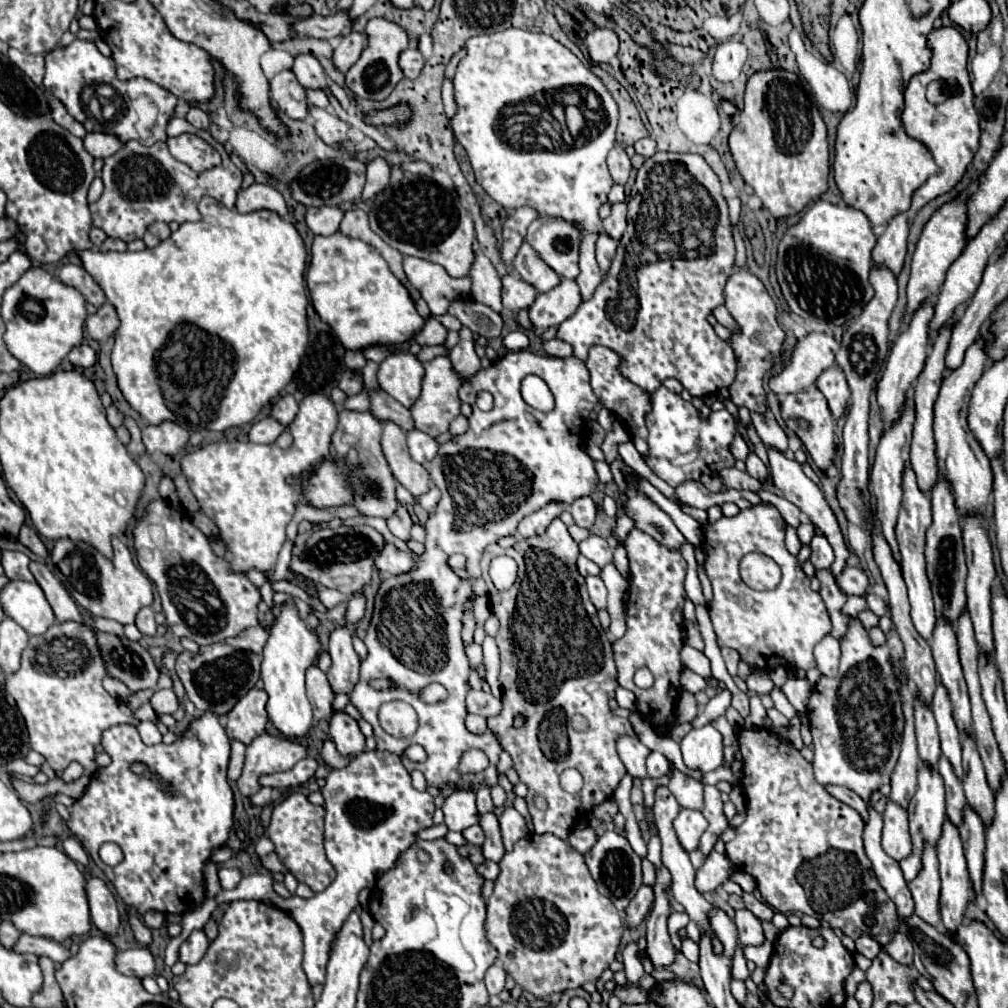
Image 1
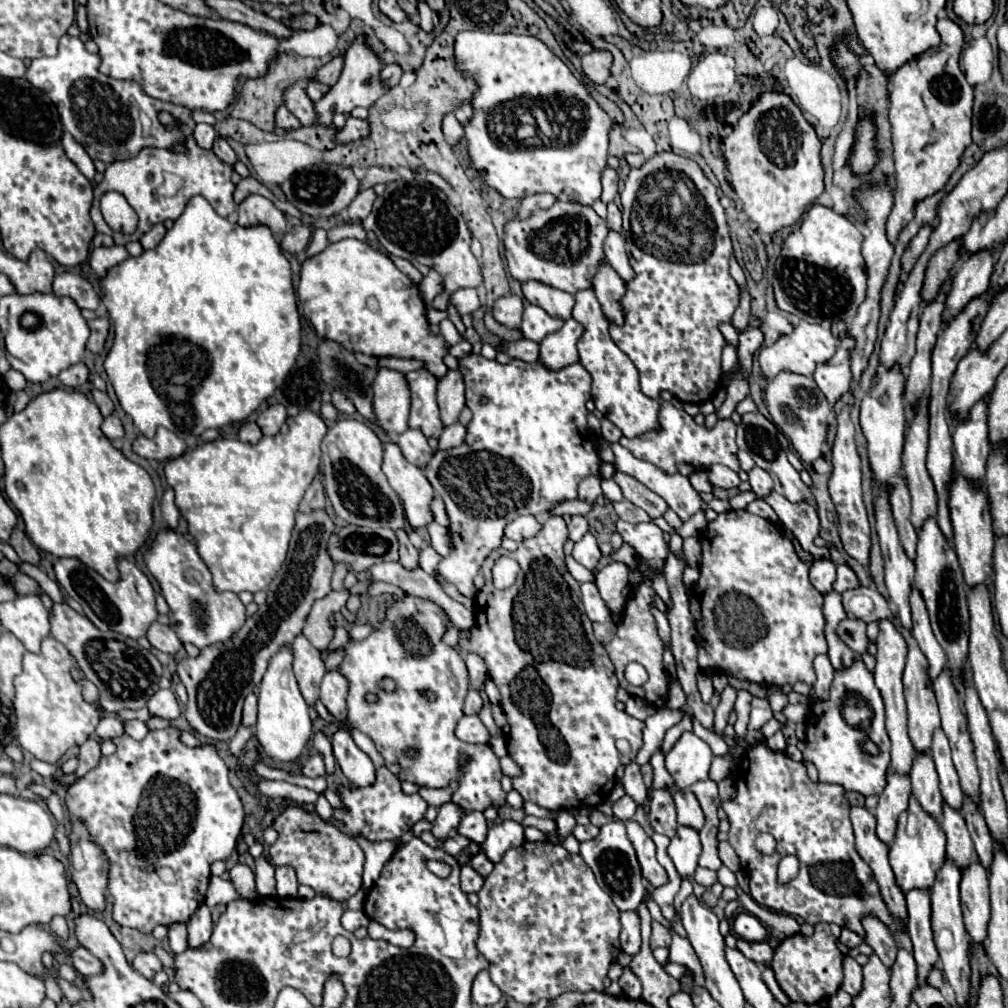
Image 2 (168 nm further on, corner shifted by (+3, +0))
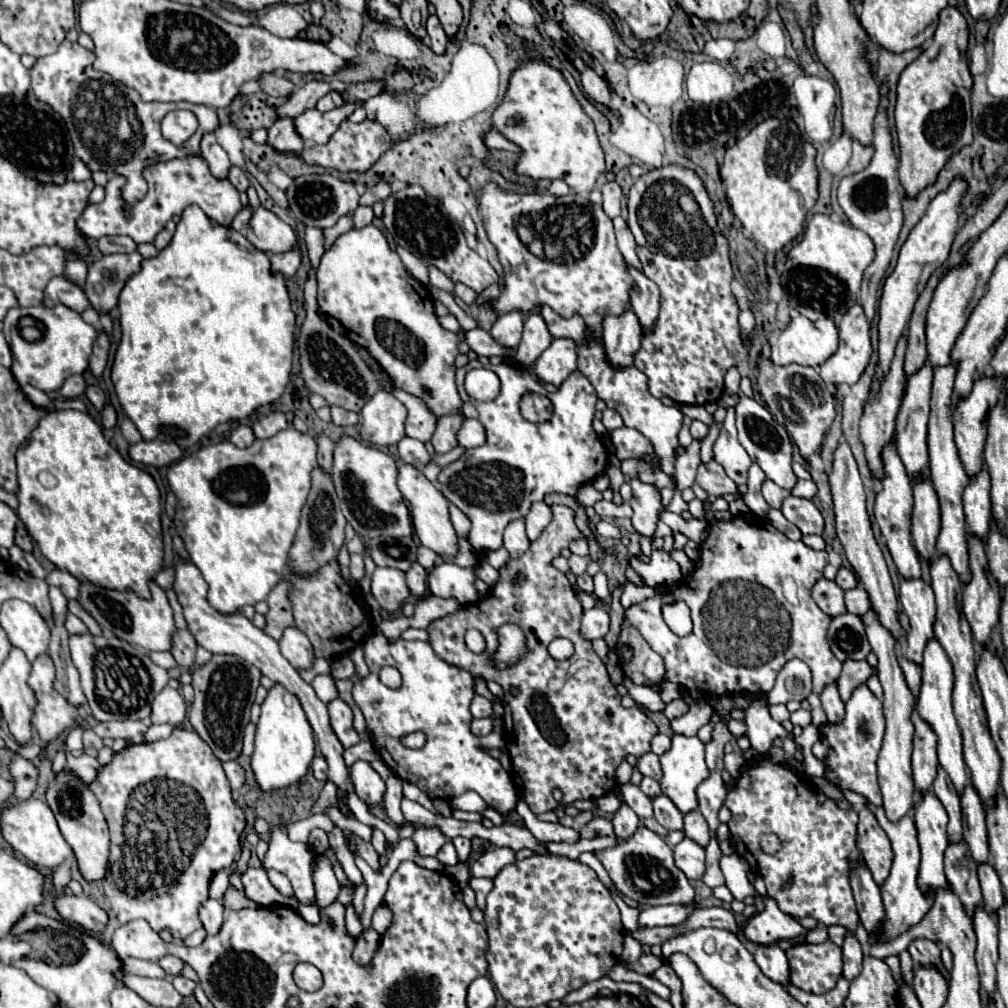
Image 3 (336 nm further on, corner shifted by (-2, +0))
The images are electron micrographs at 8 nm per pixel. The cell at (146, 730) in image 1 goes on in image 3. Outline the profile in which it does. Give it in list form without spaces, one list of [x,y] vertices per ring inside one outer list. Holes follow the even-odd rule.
[[[151,725],[145,733],[145,741],[159,741],[159,739],[165,739],[169,737],[173,731],[171,725]]]

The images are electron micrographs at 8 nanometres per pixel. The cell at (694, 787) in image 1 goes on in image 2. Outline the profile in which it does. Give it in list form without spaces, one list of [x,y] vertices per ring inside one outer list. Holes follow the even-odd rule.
[[[690,791],[684,793],[676,793],[674,795],[674,803],[676,803],[676,811],[678,811],[678,823],[692,827],[696,831],[700,831],[704,827],[704,813],[700,809],[700,803],[696,801],[696,797],[692,797]]]

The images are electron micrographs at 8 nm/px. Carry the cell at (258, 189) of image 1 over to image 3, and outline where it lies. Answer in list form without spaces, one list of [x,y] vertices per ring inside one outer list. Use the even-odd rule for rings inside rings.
[[[259,205],[245,229],[247,239],[265,253],[285,253],[297,245],[295,231],[275,213]]]

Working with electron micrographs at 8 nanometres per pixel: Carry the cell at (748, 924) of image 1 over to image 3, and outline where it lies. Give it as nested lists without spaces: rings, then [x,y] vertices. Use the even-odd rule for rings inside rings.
[[[747,943],[755,963],[761,967],[761,971],[773,979],[775,983],[779,985],[785,985],[789,983],[789,965],[787,965],[787,957],[785,957],[785,951],[773,943],[773,945],[753,945],[753,943]]]

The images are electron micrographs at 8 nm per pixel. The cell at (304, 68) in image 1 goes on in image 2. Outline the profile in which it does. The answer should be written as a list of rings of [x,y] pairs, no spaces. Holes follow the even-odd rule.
[[[308,81],[308,87],[306,87],[306,93],[308,93],[308,97],[316,103],[316,101],[320,101],[326,93],[328,93],[328,85],[320,85],[320,83],[316,83],[316,81]]]

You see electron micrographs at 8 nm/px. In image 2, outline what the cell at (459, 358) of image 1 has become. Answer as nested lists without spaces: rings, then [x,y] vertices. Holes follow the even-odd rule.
[[[450,369],[438,381],[438,407],[444,427],[458,421],[458,415],[464,409],[464,381],[458,369]]]

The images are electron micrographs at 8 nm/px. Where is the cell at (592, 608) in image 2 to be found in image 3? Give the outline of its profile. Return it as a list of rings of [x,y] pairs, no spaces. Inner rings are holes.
[[[593,607],[583,613],[581,633],[585,639],[593,641],[593,639],[605,637],[607,631],[609,631],[609,613],[603,607]]]

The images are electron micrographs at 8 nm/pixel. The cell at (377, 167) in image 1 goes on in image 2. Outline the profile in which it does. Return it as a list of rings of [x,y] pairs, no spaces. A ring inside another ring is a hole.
[[[366,189],[366,191],[360,191],[358,197],[350,203],[348,207],[348,217],[350,219],[366,219],[368,213],[372,211],[372,203],[374,203],[376,195],[372,189]]]

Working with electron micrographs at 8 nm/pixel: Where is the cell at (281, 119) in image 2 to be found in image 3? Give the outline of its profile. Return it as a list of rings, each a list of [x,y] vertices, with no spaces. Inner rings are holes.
[[[289,117],[277,119],[277,123],[269,129],[267,143],[279,151],[301,151],[303,149],[303,141],[301,137],[297,137],[295,121],[289,121]]]

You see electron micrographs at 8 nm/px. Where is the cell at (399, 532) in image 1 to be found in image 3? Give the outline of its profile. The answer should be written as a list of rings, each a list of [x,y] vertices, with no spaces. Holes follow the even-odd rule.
[[[415,561],[411,565],[411,569],[407,571],[407,585],[409,585],[413,597],[423,597],[425,595],[425,591],[427,591],[425,581],[427,581],[427,571]]]

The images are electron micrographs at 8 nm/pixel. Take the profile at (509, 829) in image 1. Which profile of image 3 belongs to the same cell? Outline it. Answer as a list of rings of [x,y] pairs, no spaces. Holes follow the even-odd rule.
[[[493,847],[471,863],[473,877],[495,877],[505,865],[515,863],[515,851],[511,847]]]

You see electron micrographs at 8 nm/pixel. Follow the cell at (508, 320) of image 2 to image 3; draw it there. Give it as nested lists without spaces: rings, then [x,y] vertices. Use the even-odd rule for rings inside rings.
[[[501,313],[495,321],[491,335],[505,347],[517,347],[523,331],[523,313]]]

